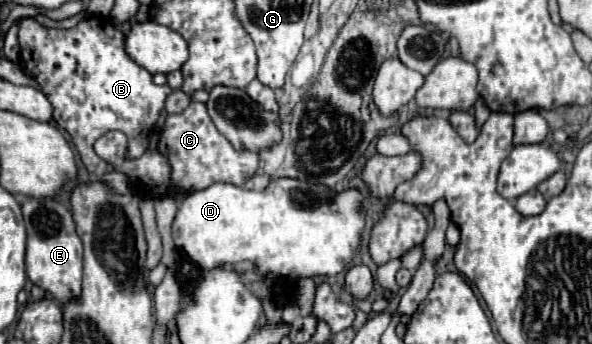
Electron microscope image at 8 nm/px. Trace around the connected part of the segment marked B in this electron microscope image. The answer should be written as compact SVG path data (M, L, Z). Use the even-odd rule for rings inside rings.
M27 16L27 18L21 18L21 24L19 24L19 46L21 46L21 62L27 70L27 74L41 86L43 94L49 98L49 102L57 110L57 124L71 134L71 140L73 140L75 148L79 150L85 168L91 174L101 178L103 174L113 170L93 150L95 140L99 136L103 136L105 132L121 130L123 134L127 134L129 158L139 158L147 150L149 136L163 110L165 98L173 90L167 84L155 86L153 76L129 58L129 54L125 52L125 34L119 32L107 18L87 16L77 26L69 28L69 30L61 30L61 28L45 28L35 18Z

